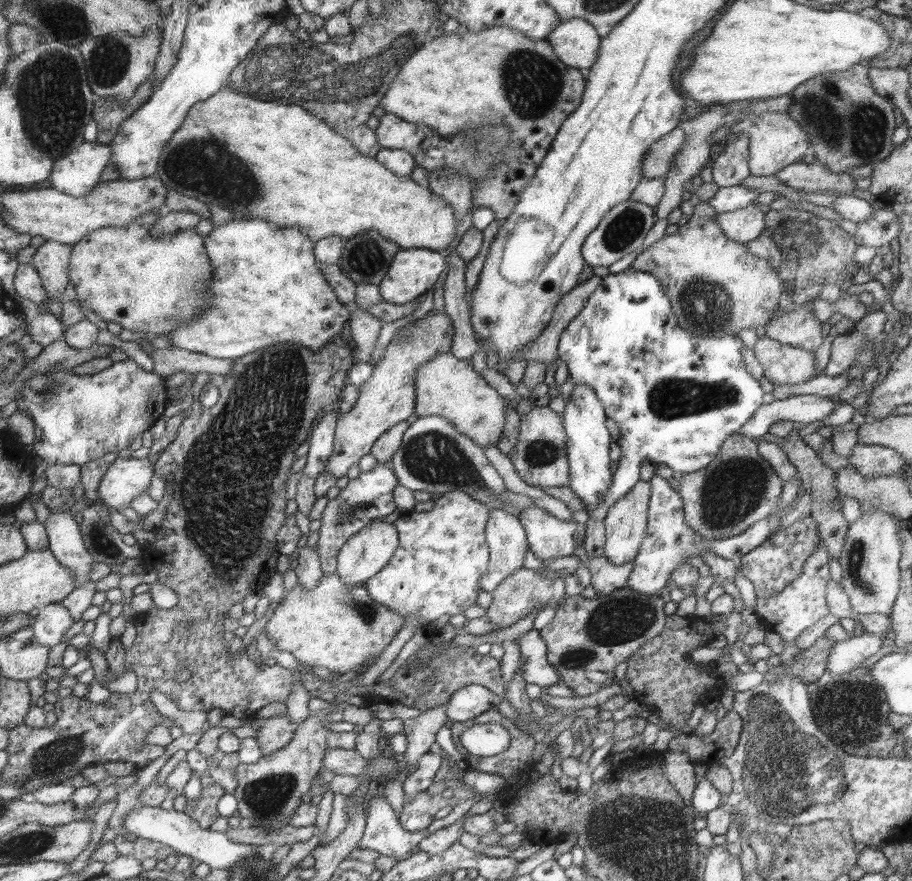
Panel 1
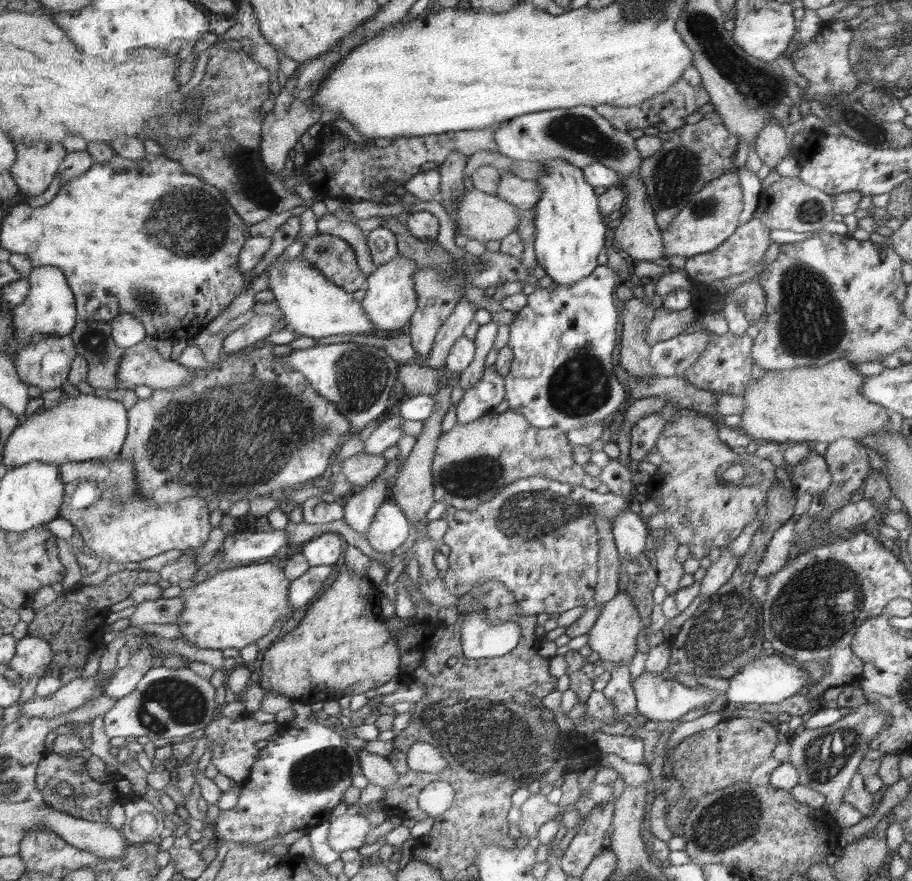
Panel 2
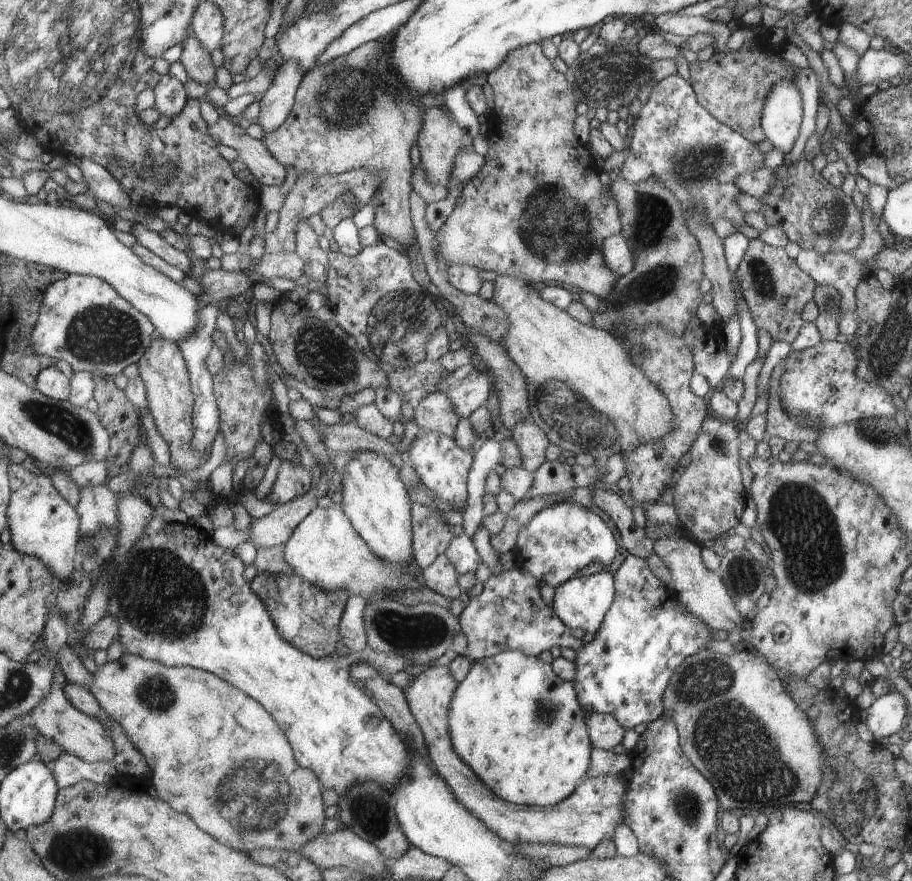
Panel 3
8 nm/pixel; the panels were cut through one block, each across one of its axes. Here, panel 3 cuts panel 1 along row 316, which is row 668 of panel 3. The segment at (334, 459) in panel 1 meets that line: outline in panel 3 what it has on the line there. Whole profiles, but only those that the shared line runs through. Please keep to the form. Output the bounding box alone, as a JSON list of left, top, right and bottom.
[403,665,628,850]

